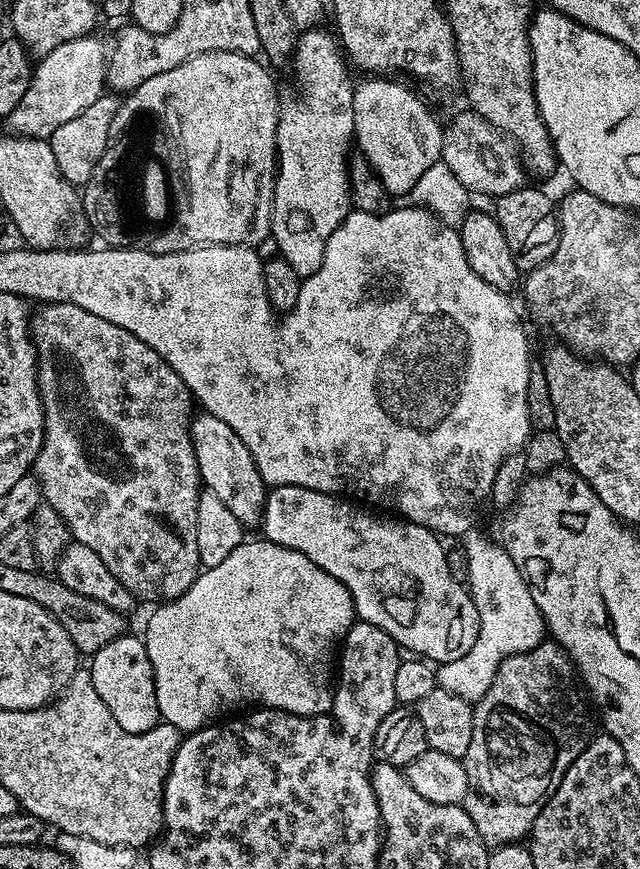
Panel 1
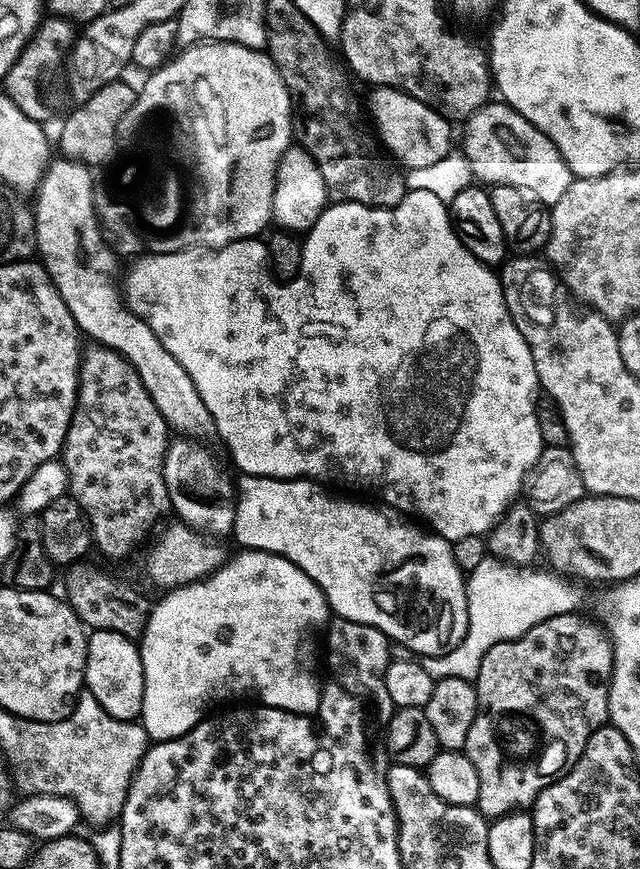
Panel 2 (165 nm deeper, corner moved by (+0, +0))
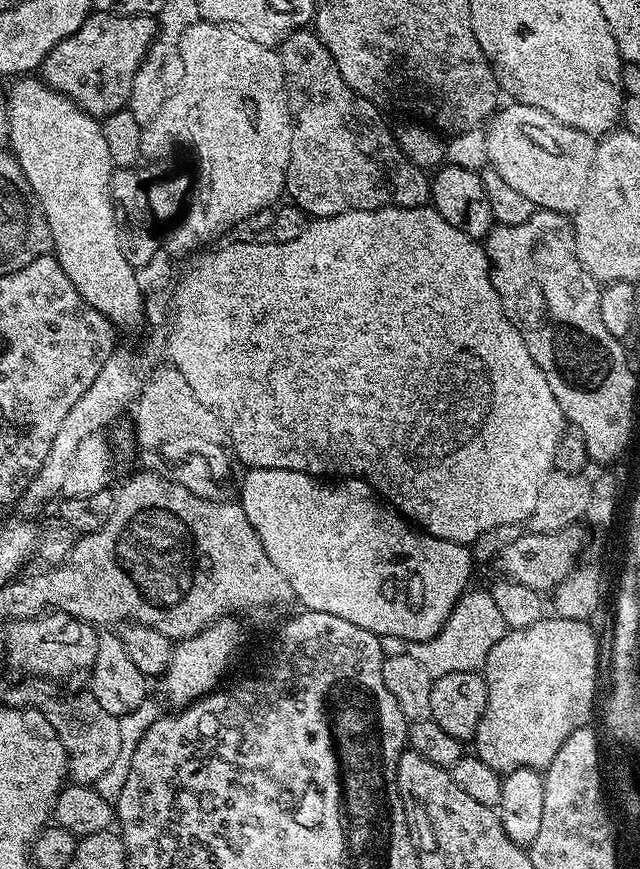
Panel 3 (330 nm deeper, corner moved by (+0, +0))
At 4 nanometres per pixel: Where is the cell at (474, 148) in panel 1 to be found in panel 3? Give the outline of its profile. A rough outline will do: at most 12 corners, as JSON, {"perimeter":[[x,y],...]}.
{"perimeter":[[501,107],[488,164],[537,209],[575,213],[593,137]]}

